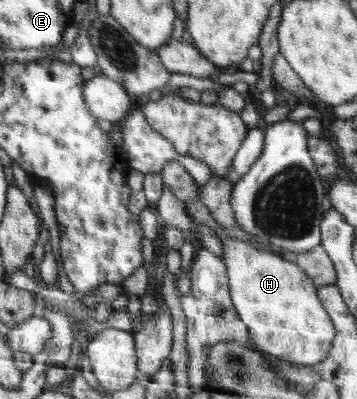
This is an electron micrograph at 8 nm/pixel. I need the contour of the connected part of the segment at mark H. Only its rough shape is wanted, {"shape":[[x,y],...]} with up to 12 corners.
{"shape":[[230,237],[222,242],[231,301],[254,344],[321,363],[337,330],[304,269]]}

